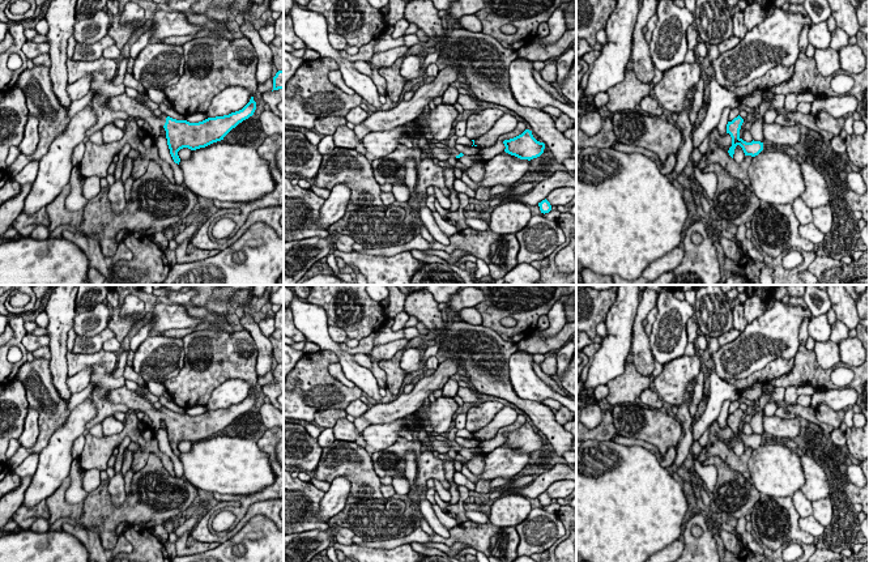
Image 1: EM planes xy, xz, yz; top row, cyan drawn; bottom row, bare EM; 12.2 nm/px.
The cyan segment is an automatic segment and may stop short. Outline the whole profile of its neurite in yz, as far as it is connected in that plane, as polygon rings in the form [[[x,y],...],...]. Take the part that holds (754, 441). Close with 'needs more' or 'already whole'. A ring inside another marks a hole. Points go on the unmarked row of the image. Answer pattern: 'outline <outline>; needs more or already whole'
outline [[[738,408],[732,414],[727,417],[727,426],[732,430],[732,439],[729,440],[728,446],[733,451],[734,442],[740,438],[745,446],[745,448],[755,450],[763,443],[763,435],[761,434],[751,434],[746,435],[740,430],[740,422],[744,416],[744,412]]]; already whole

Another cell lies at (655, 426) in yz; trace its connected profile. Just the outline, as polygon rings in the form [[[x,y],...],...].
[[[639,404],[612,406],[617,434],[636,438],[656,446],[665,456],[670,447],[677,447],[682,438],[682,425],[666,412],[643,408]]]

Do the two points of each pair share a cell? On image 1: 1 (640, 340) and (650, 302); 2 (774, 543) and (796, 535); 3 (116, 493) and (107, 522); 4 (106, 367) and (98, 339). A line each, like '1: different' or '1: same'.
1: same
2: same
3: different
4: different

